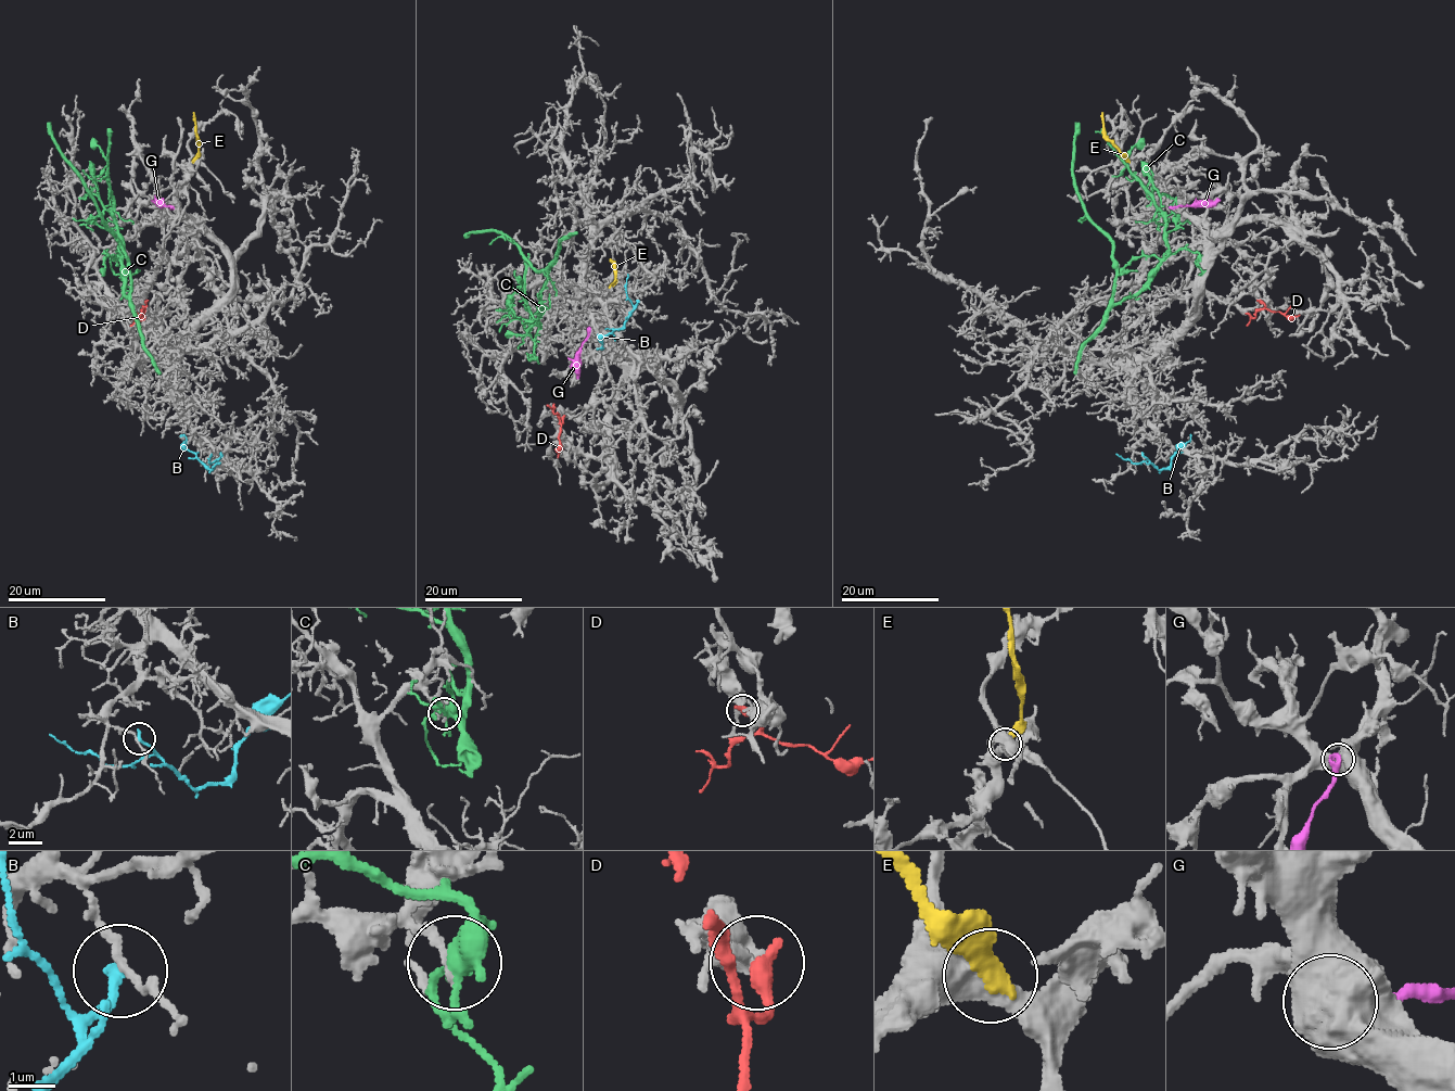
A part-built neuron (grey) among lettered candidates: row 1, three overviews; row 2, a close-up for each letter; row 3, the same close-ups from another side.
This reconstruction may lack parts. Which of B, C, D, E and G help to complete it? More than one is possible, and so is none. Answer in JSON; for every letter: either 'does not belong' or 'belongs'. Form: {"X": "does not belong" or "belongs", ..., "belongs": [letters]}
{"B": "does not belong", "C": "does not belong", "D": "does not belong", "E": "does not belong", "G": "does not belong", "belongs": []}

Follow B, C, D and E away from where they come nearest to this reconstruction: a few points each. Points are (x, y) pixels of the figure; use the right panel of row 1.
B: (1143, 455), (1159, 470), (1166, 469), (1172, 457), (1189, 435)
C: (1197, 259), (1197, 252), (1178, 249), (1137, 292), (1113, 302), (1113, 242), (1088, 217), (1075, 188), (1079, 123)
D: (1259, 301), (1275, 312), (1291, 317), (1299, 314)
E: (1126, 160), (1107, 137), (1102, 112)

